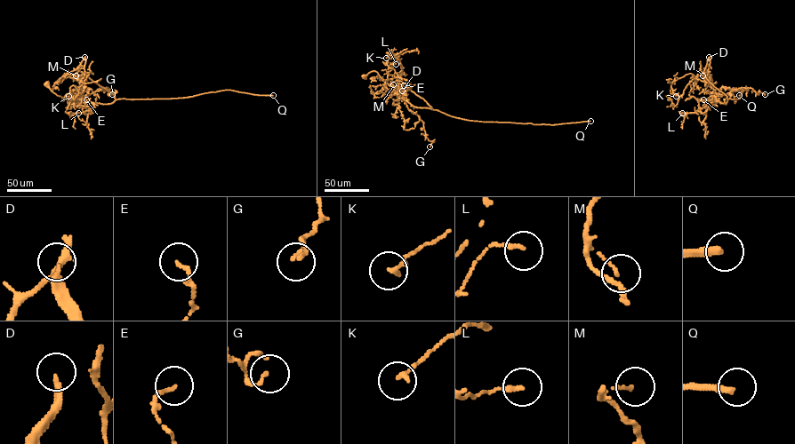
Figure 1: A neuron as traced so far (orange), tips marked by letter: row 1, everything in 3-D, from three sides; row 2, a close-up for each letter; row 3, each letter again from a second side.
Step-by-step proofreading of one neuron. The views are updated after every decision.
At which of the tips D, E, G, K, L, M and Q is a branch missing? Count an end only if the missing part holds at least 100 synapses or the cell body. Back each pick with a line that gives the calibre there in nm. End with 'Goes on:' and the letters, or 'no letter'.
D: Thickness 260 nm
Q: Thickness 280 nm
Goes on: D, Q

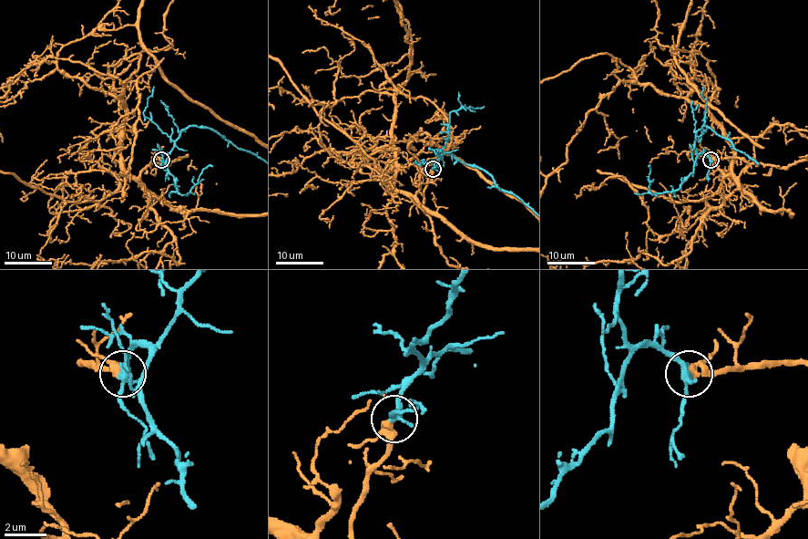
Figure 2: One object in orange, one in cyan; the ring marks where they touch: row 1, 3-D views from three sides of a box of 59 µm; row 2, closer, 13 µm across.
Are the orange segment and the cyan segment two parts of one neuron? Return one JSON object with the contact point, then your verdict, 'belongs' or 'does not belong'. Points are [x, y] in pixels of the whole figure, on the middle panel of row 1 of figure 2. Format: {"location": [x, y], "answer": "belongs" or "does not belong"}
{"location": [433, 169], "answer": "belongs"}

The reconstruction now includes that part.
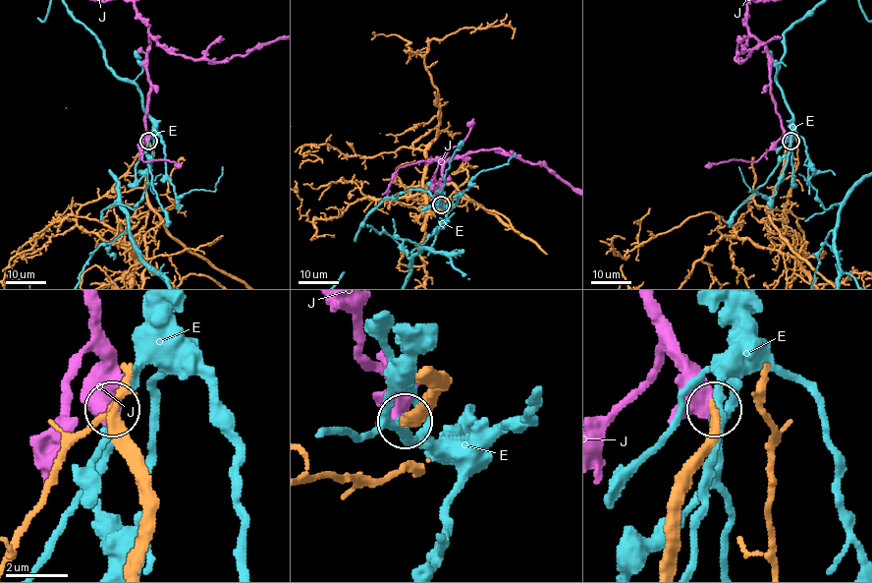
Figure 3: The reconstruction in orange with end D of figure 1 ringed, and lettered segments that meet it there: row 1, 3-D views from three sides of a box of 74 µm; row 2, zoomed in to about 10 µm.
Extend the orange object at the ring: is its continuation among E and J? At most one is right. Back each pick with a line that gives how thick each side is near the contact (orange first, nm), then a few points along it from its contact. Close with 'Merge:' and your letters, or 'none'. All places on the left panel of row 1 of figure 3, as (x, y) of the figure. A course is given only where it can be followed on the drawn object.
J: 280/420 nm
Merge: J

